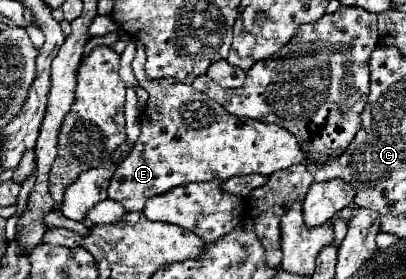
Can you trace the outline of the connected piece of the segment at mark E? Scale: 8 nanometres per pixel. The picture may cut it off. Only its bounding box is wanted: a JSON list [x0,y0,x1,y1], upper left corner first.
[108,42,306,212]

